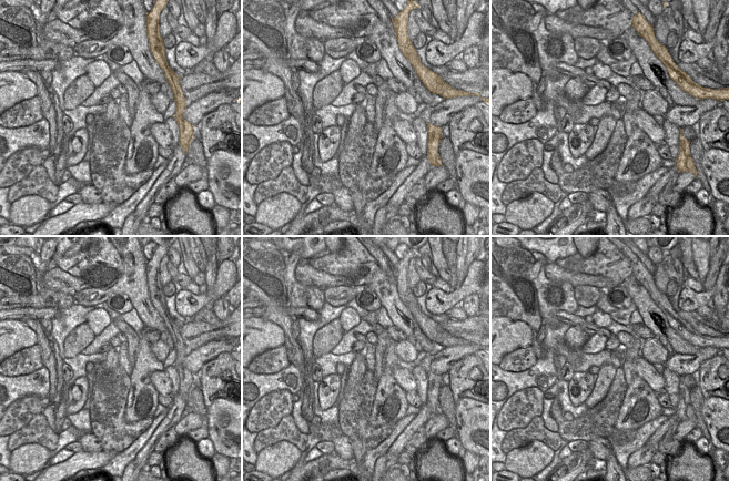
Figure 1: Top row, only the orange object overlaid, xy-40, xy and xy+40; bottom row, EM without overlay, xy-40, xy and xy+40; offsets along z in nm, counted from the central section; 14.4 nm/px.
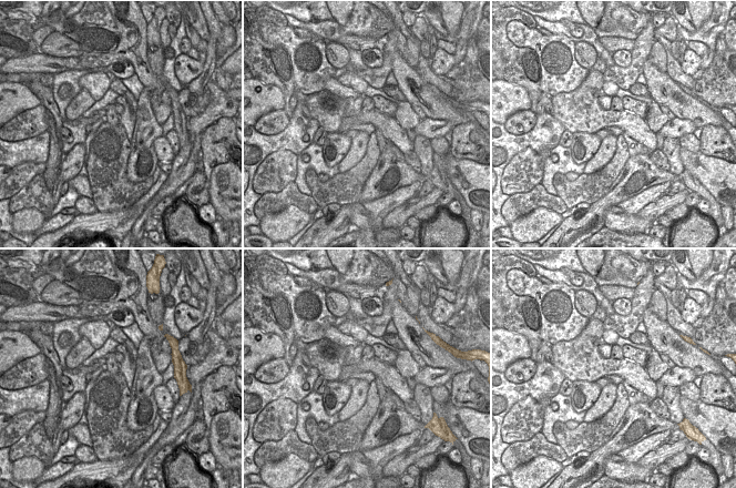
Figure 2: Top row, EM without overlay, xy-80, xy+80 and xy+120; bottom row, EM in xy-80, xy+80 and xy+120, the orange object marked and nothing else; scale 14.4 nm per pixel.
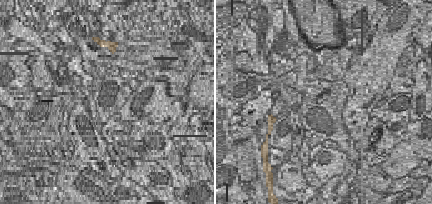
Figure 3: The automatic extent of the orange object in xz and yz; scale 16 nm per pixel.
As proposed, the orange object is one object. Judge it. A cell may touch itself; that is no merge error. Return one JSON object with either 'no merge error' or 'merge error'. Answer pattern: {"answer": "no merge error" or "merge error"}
{"answer": "merge error"}

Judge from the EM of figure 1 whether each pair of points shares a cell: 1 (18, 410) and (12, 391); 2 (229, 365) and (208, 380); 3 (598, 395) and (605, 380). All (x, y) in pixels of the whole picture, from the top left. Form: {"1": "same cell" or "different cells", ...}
{"1": "different cells", "2": "same cell", "3": "same cell"}

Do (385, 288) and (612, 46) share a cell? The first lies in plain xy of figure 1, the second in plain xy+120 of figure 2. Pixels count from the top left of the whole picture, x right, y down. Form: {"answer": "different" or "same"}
{"answer": "different"}

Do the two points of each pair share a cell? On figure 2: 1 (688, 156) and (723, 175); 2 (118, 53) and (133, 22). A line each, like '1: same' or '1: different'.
1: same
2: same

